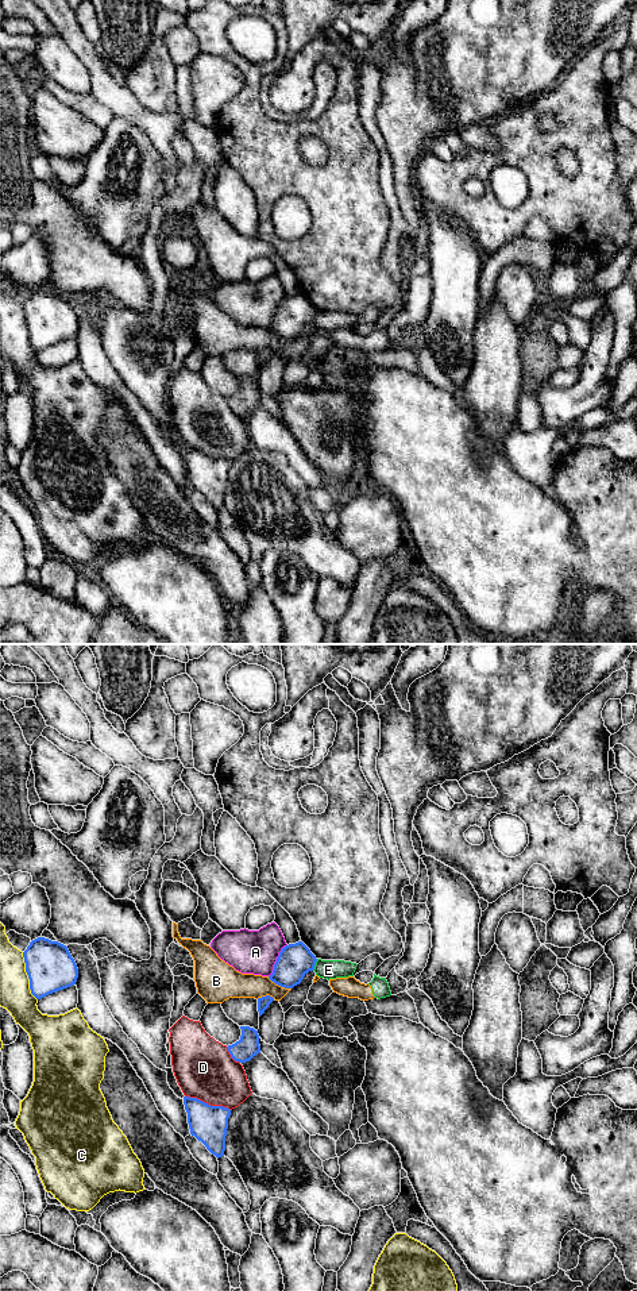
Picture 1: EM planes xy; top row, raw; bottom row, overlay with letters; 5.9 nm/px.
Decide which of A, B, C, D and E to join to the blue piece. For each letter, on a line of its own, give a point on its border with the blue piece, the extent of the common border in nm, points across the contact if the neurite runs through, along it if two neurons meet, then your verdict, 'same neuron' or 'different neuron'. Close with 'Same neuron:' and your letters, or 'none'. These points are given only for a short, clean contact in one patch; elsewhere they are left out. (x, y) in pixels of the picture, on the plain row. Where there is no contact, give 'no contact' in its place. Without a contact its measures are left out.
A: contact xy (277, 312); length 220 nm; different neuron
B: contact xy (280, 336); length 160 nm; border xy (267, 328), (275, 335), (290, 340); different neuron
C: contact xy (29, 328); length 300 nm; different neuron
D: contact xy (207, 455); length 280 nm; different neuron
E: contact xy (315, 316); length 80 nm; border xy (317, 311), (312, 322); different neuron
Same neuron: none

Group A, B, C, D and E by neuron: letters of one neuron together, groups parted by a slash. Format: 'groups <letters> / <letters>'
groups A / B E / C / D

